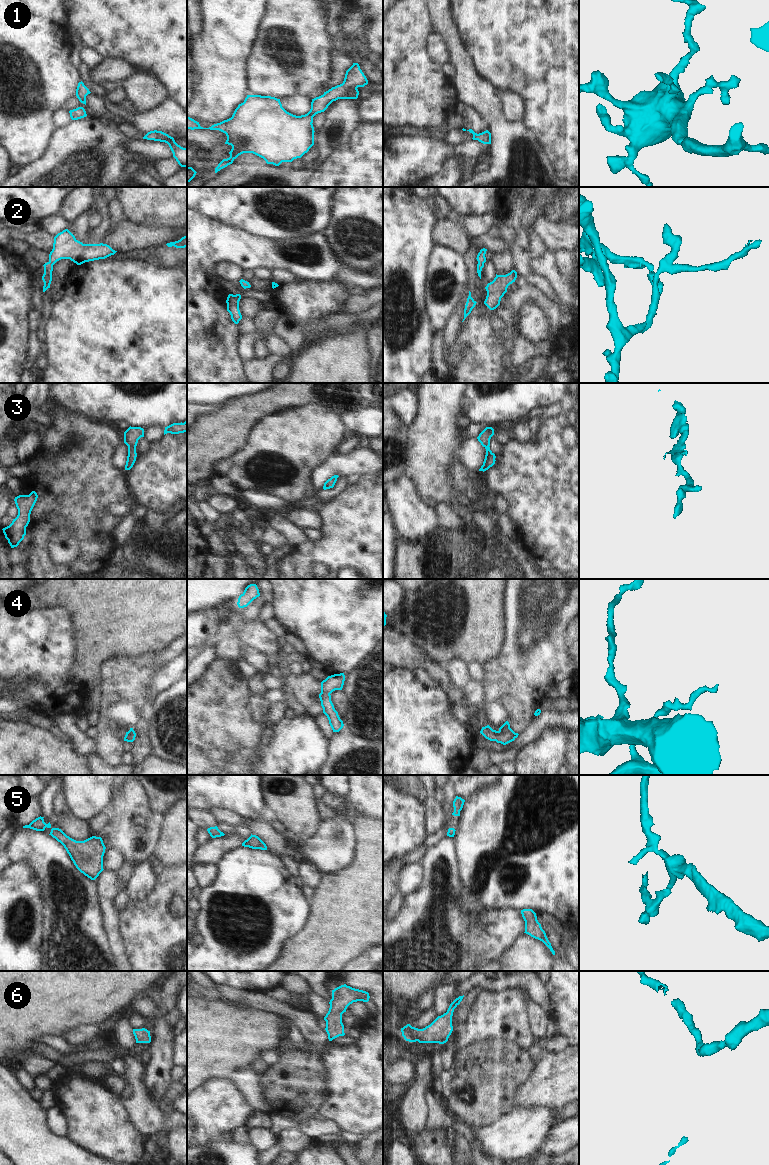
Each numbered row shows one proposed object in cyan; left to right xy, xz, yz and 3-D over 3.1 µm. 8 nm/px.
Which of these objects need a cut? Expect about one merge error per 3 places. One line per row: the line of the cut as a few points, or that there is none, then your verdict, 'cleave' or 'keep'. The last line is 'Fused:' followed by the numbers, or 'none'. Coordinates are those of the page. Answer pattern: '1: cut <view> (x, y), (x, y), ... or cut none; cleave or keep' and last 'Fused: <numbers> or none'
1: cut none; keep
2: cut none; keep
3: cut none; keep
4: cut none; keep
5: cut none; keep
6: cut none; keep
Fused: none

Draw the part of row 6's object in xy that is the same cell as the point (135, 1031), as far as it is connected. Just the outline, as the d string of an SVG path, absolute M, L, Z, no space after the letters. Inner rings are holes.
M145 1028L142 1029L133 1029L133 1034L136 1039L136 1043L150 1043L151 1036L150 1031Z

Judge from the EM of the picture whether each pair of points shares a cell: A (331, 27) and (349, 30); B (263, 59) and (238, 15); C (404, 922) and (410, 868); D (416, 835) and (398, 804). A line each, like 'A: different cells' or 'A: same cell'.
A: different cells
B: different cells
C: different cells
D: same cell

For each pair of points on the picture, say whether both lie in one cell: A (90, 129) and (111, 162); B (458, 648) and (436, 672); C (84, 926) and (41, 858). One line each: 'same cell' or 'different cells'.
A: same cell
B: different cells
C: same cell

